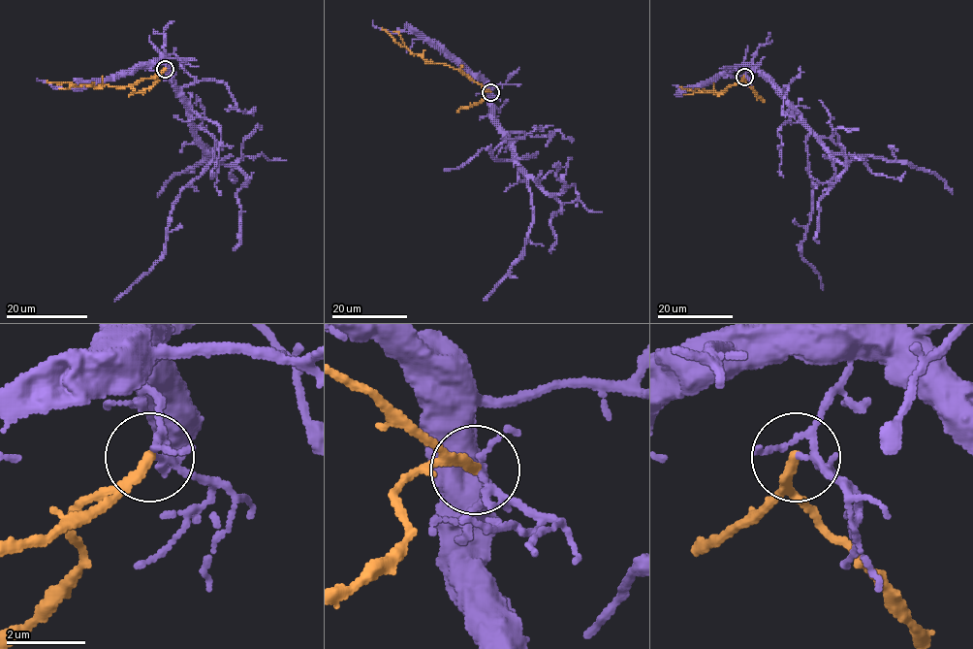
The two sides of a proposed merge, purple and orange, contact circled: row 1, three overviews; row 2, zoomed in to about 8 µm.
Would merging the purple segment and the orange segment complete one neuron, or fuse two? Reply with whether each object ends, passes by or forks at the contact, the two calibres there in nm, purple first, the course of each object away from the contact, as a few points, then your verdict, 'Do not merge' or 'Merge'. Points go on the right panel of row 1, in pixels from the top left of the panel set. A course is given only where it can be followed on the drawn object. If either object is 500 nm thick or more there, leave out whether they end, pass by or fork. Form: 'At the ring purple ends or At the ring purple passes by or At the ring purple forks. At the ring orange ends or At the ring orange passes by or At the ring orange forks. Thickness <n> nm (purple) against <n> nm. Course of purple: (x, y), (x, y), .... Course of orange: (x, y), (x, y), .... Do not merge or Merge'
At the ring purple forks. At the ring orange ends. Thickness 130 nm (purple) against 280 nm. Course of purple: (744, 76), (749, 67), (756, 69), (810, 129), (806, 150), (812, 216), (800, 255), (817, 273), (822, 289). Course of orange: (744, 76), (720, 94), (680, 87). Do not merge

